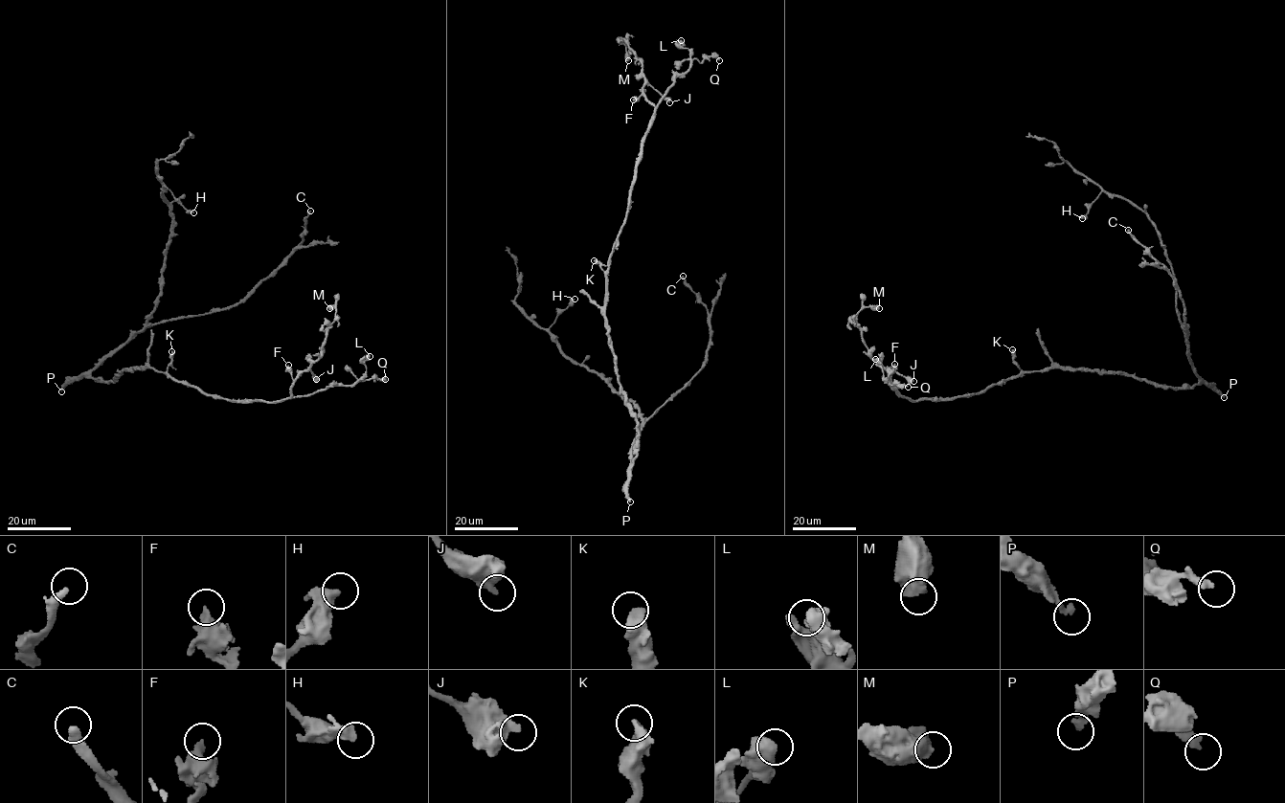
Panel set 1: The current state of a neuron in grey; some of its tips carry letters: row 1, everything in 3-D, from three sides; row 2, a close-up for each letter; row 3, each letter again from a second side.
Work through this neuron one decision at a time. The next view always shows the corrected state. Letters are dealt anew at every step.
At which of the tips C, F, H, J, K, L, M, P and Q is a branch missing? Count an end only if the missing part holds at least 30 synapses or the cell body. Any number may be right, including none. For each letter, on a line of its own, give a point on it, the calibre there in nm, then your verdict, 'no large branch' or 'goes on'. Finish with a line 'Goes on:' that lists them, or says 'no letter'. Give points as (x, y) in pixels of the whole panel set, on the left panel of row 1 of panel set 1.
C: place (310, 211); calibre 340 nm; goes on
F: place (288, 365); calibre 420 nm; no large branch
H: place (193, 212); calibre 360 nm; no large branch
J: place (316, 379); calibre 550 nm; no large branch
K: place (171, 351); calibre 480 nm; no large branch
L: place (370, 356); calibre 650 nm; no large branch
M: place (329, 308); calibre 700 nm; no large branch
P: place (61, 391); calibre 220 nm; no large branch
Q: place (385, 379); calibre 360 nm; no large branch
Goes on: C

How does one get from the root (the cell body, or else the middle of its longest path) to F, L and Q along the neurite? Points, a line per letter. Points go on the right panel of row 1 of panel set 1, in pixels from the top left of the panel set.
F: (1138, 379), (1122, 373), (1045, 368), (1021, 372), (971, 394), (909, 401), (901, 395), (890, 379), (894, 364)
L: (1138, 379), (1122, 373), (1045, 368), (1021, 372), (971, 394), (909, 401), (891, 388), (875, 359)
Q: (1138, 379), (1122, 373), (1045, 368), (1021, 372), (971, 394), (909, 401), (899, 396), (890, 385), (908, 387)

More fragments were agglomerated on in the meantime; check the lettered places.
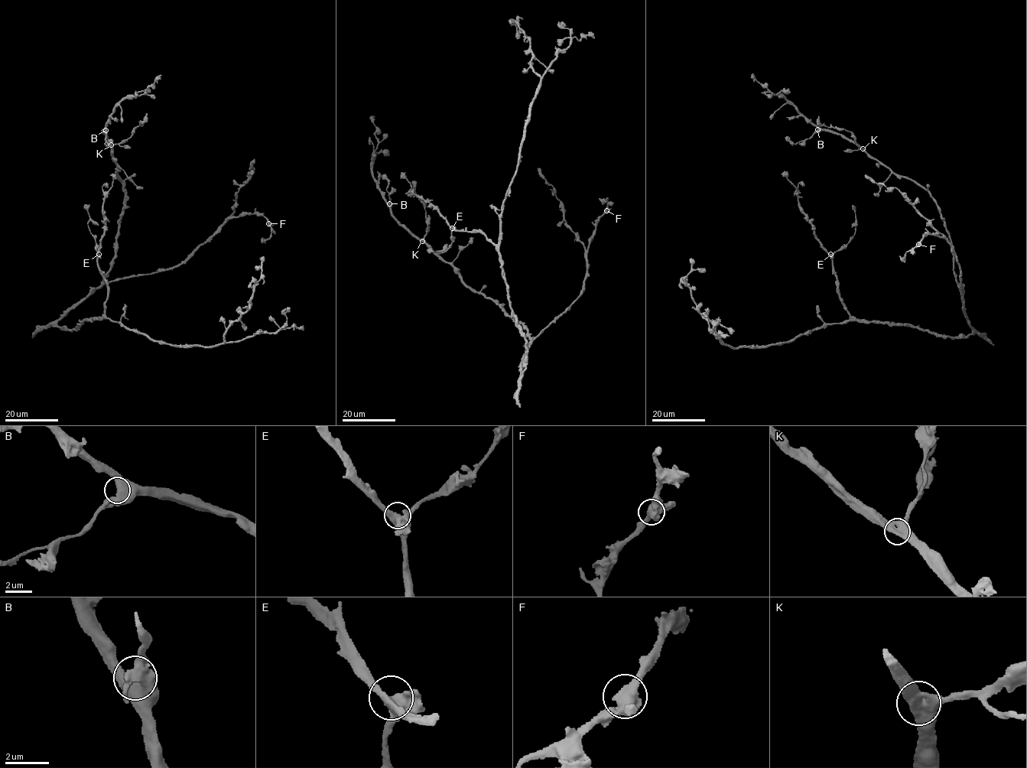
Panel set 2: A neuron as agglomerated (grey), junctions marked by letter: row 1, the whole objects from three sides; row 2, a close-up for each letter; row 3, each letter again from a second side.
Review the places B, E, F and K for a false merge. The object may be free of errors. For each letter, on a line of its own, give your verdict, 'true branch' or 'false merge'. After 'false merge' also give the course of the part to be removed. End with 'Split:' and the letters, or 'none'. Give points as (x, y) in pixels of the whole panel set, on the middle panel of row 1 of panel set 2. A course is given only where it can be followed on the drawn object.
B: true branch
E: true branch
F: true branch
K: true branch
Split: none

